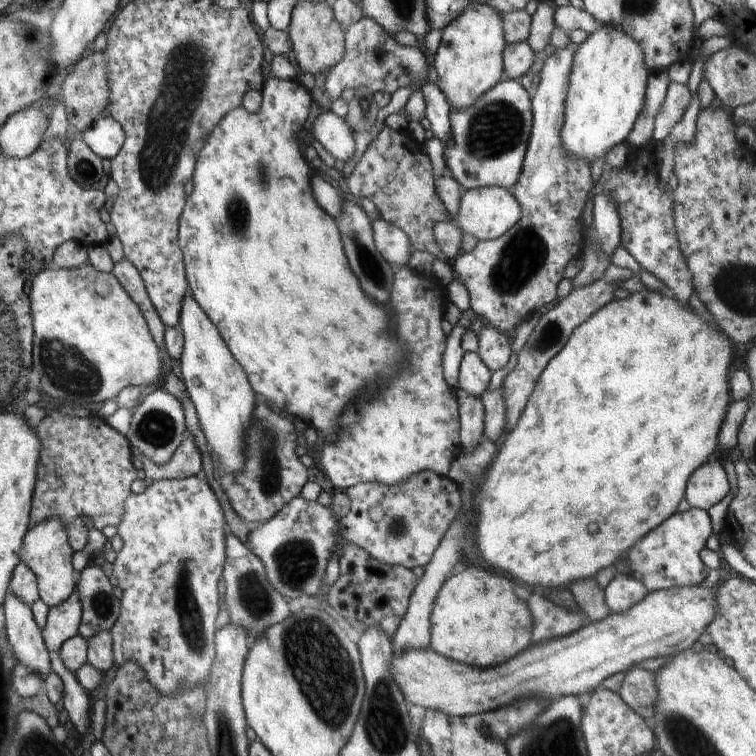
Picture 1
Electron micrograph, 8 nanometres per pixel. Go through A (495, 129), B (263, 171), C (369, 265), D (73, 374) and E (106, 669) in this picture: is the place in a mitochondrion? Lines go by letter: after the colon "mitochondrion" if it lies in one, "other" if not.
A: mitochondrion
B: mitochondrion
C: mitochondrion
D: mitochondrion
E: other

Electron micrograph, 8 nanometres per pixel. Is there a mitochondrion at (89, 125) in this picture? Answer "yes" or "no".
no

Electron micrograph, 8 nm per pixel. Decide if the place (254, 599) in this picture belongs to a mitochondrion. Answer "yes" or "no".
yes

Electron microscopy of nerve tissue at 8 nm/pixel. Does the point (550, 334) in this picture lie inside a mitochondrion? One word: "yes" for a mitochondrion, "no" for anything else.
yes

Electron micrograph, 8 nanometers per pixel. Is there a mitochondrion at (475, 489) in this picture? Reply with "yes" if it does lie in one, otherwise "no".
no

